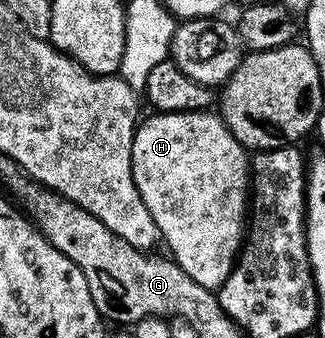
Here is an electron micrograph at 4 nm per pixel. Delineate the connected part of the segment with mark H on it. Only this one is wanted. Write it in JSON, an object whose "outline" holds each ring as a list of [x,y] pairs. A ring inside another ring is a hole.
{"outline":[[[203,110],[201,112],[161,112],[151,113],[139,123],[134,132],[132,144],[132,178],[136,182],[136,190],[148,206],[152,218],[156,222],[161,239],[166,240],[170,247],[169,255],[192,278],[192,282],[200,282],[200,286],[221,288],[222,284],[228,278],[228,274],[234,269],[234,261],[238,258],[238,253],[244,243],[244,221],[248,216],[248,152],[242,144],[236,142],[235,136],[228,130],[221,117],[215,113]]]}

